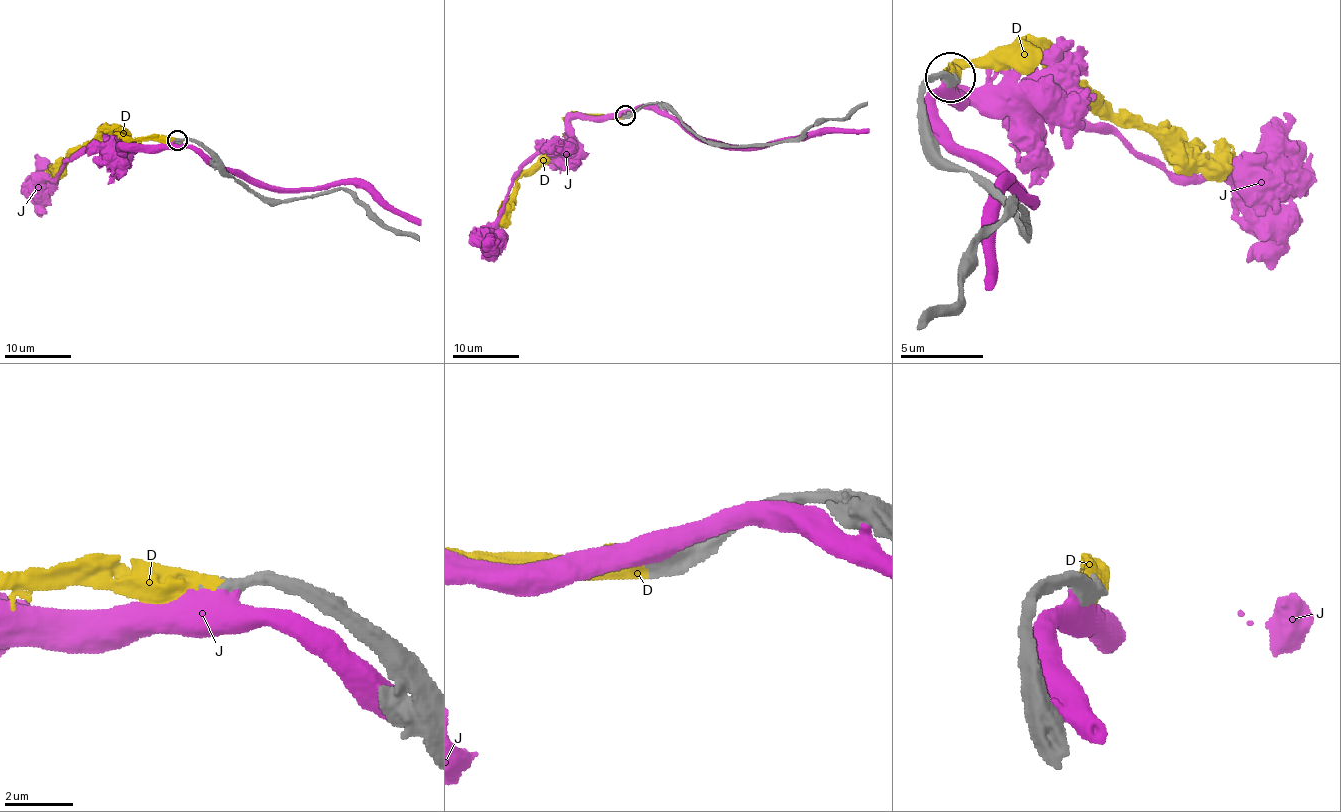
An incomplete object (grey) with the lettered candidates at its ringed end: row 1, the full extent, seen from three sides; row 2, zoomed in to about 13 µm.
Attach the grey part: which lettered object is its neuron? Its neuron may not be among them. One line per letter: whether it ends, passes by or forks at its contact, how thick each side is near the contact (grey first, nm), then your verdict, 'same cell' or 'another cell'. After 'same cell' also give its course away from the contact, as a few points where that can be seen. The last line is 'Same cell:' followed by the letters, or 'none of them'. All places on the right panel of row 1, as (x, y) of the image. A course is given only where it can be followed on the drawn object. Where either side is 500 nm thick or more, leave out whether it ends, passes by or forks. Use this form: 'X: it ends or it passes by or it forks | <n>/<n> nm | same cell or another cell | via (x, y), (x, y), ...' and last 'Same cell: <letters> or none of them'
D: 650/600 nm | same cell | via (949, 80), (953, 76), (945, 76), (957, 68), (1045, 60), (1115, 122), (1170, 126), (1190, 147), (1236, 155)
J: 700/700 nm | another cell
Same cell: D

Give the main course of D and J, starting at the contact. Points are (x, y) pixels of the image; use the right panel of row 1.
D: (949, 80), (953, 76), (945, 76), (957, 68), (1045, 60), (1115, 122), (1170, 126), (1190, 147), (1236, 155)
J: (949, 80), (932, 97), (932, 114), (957, 143), (1028, 197), (1003, 189), (986, 289)

